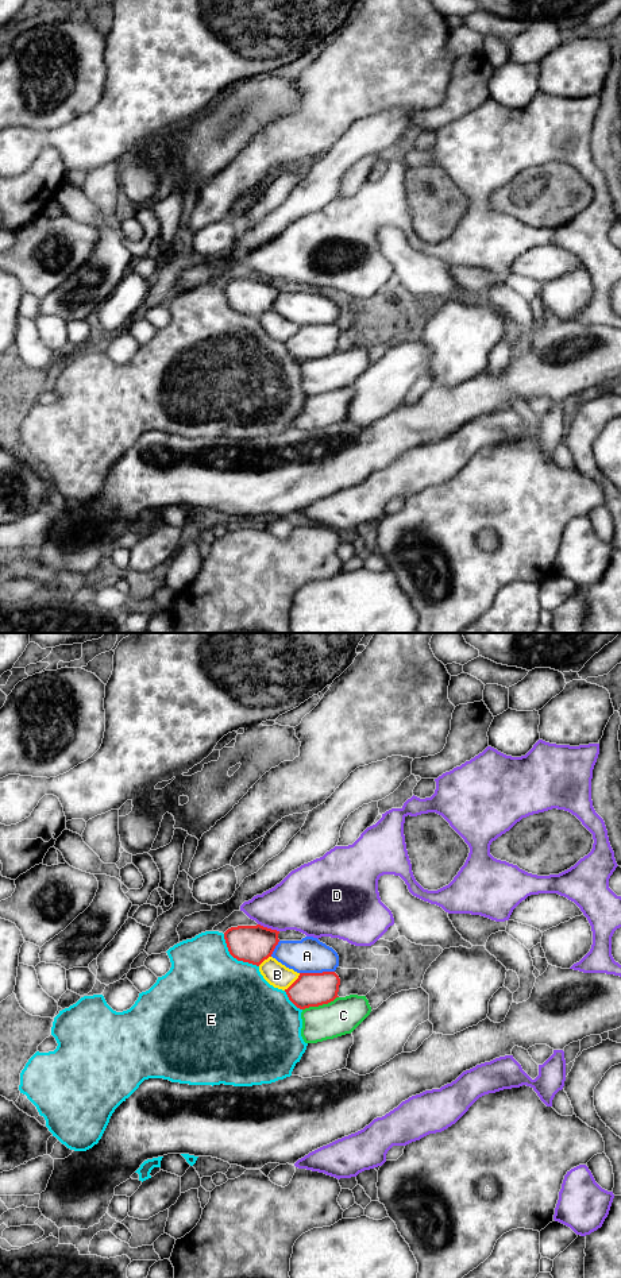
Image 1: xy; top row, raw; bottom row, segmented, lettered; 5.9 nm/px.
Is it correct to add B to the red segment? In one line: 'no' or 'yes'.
yes

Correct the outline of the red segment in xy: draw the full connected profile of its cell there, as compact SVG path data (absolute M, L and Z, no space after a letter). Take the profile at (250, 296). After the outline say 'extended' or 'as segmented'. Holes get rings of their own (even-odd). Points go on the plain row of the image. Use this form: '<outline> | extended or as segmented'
M261 277L238 278L228 281L224 291L234 310L256 317L263 331L285 343L297 360L319 359L339 350L340 331L335 324L297 325L271 309L278 286Z | extended

